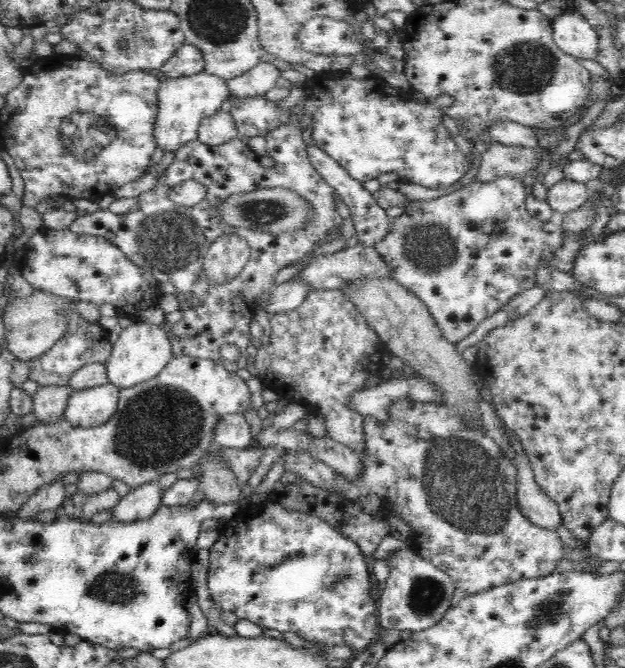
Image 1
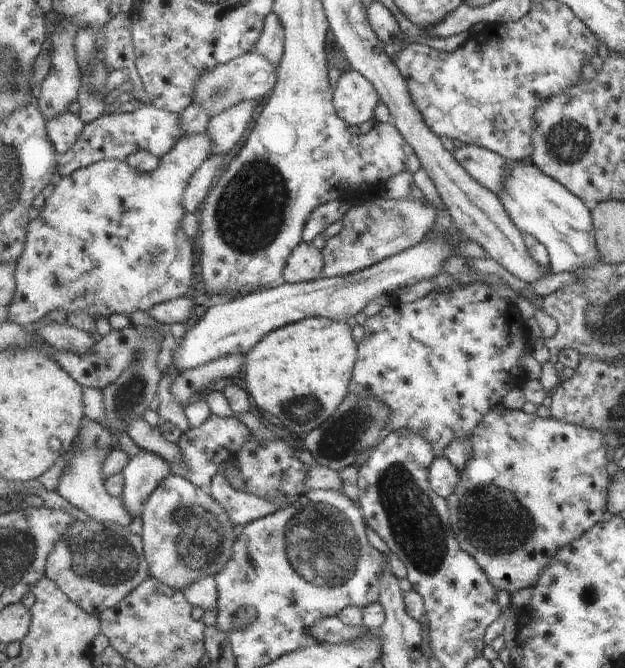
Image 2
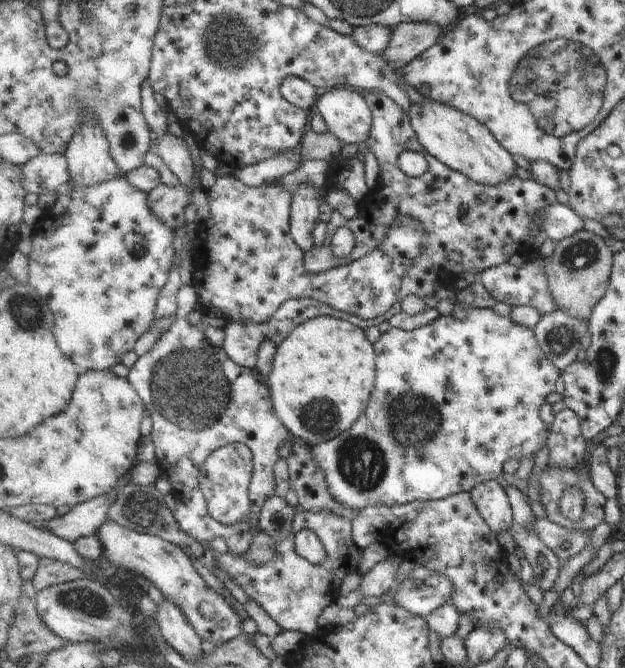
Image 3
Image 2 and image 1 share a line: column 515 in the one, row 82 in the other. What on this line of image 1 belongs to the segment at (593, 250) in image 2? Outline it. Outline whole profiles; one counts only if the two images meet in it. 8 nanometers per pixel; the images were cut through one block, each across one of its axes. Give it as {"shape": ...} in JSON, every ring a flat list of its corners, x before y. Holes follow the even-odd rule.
{"shape":[[206,71,194,76,162,79,157,90,158,115,152,132,156,147,164,153,175,153,183,144,196,140,201,121,221,111,229,95,224,79]]}

